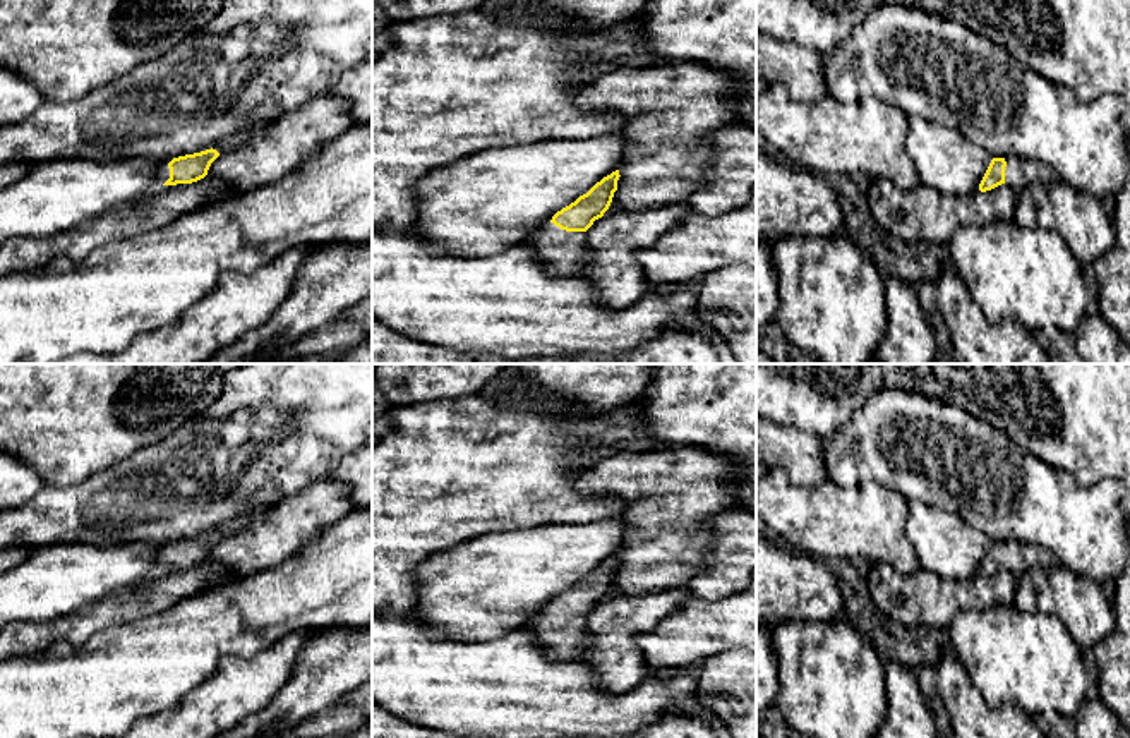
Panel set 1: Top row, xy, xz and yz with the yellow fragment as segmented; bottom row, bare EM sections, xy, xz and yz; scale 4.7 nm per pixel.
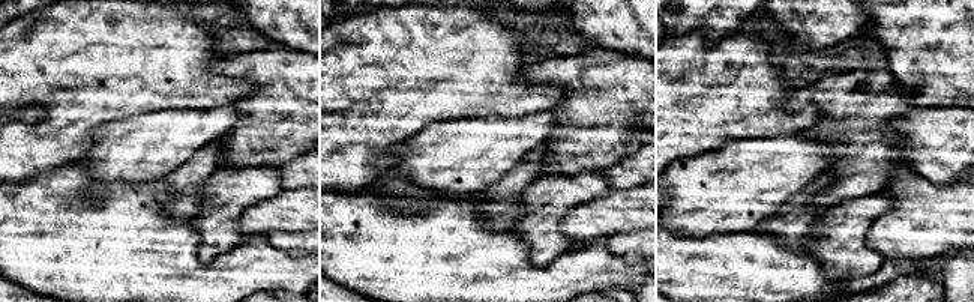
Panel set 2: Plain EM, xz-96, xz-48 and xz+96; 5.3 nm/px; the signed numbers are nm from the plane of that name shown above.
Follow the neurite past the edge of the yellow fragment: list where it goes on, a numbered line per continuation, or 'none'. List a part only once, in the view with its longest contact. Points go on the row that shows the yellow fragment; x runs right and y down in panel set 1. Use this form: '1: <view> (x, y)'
1: xz (564, 253)

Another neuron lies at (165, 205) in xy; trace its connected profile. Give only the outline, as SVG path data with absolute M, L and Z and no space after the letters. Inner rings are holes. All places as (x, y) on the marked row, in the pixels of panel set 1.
M211 177L192 184L159 185L149 196L113 209L122 233L156 230L183 215L225 197L225 185Z

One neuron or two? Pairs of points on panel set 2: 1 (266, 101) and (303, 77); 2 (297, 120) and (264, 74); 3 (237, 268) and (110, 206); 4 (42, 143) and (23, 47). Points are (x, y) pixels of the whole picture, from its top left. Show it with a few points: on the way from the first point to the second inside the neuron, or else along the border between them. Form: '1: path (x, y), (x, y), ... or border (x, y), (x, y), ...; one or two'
1: path (275, 101), (279, 101), (294, 86); one
2: path (297, 108), (276, 86); one
3: path (206, 271), (174, 271), (141, 238); one
4: path (60, 119), (60, 104), (48, 92), (47, 71); one

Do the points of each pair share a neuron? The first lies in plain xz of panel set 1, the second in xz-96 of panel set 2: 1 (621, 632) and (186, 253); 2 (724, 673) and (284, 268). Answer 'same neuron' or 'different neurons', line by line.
1: different neurons
2: different neurons

